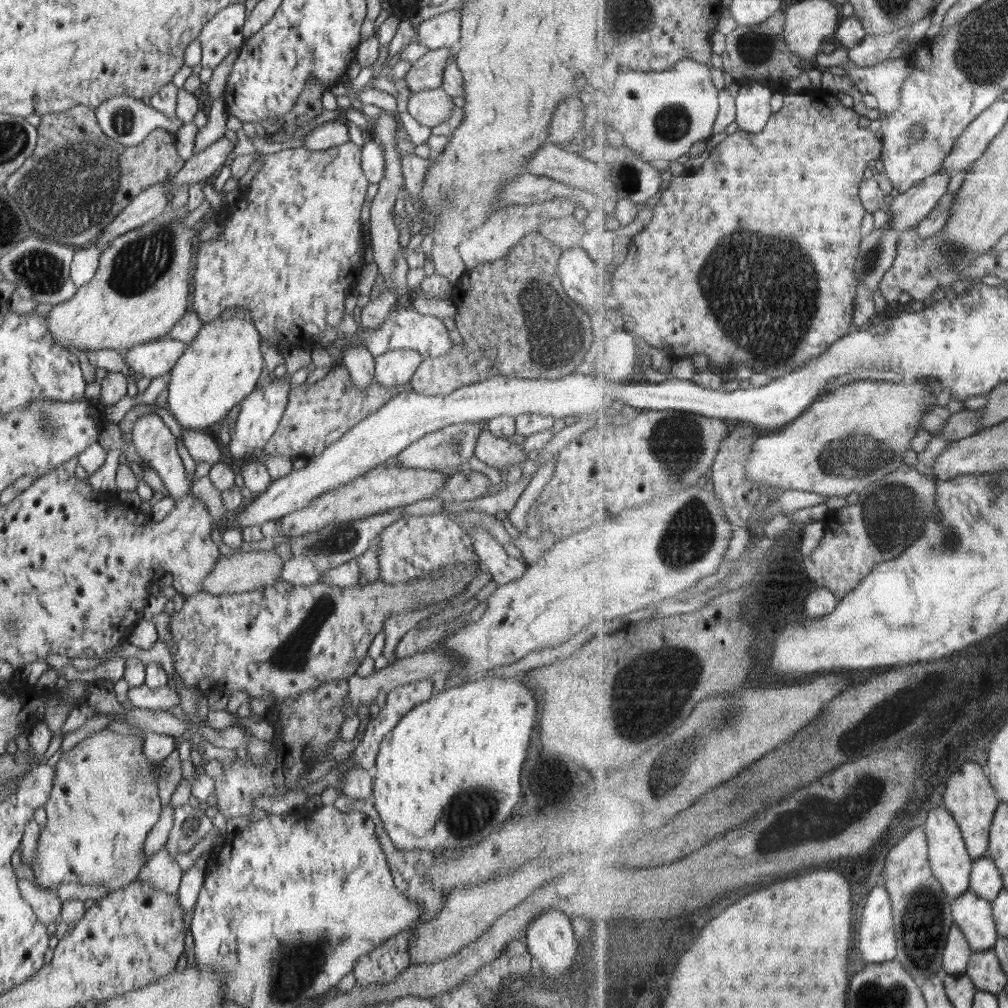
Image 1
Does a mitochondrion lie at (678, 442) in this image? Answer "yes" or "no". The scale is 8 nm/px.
yes

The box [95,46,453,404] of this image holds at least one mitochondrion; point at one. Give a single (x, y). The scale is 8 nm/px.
(139, 264)

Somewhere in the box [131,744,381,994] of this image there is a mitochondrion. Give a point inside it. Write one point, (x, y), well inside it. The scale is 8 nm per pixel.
(184, 835)

